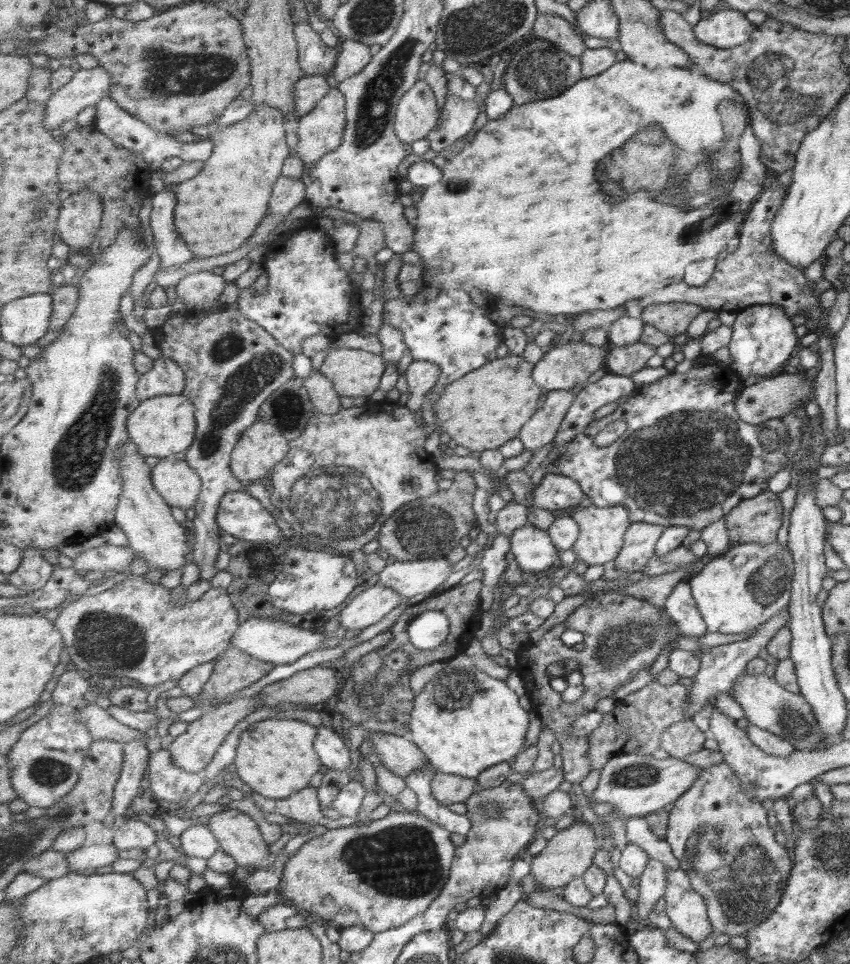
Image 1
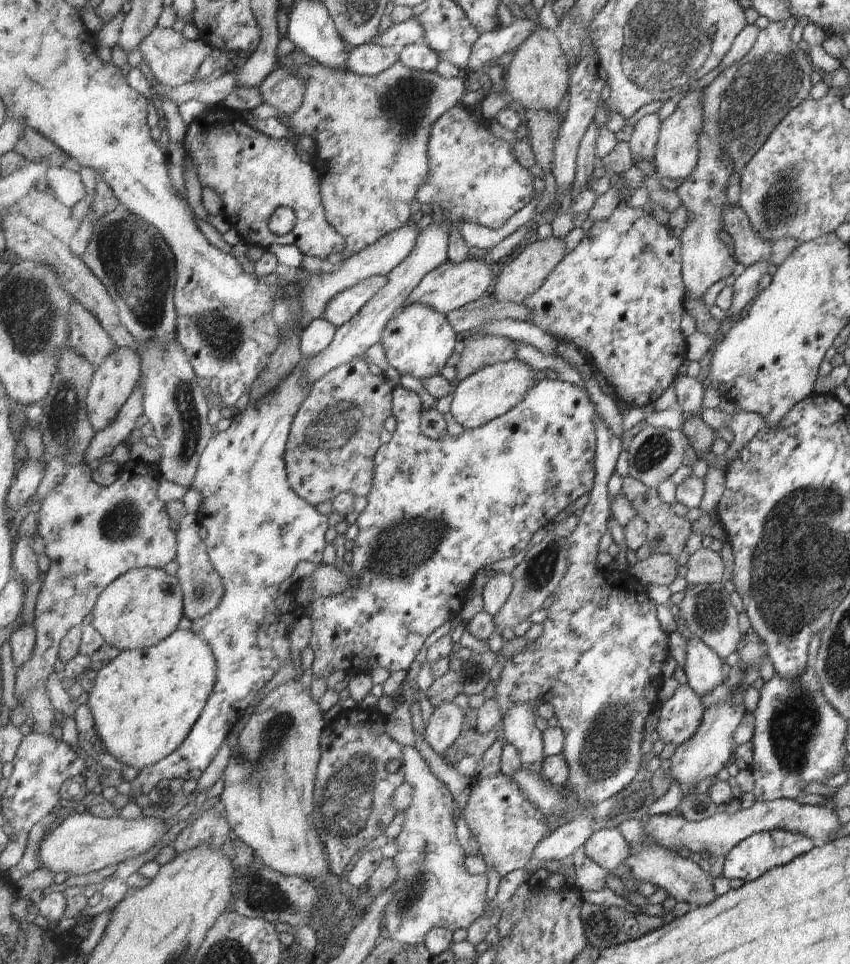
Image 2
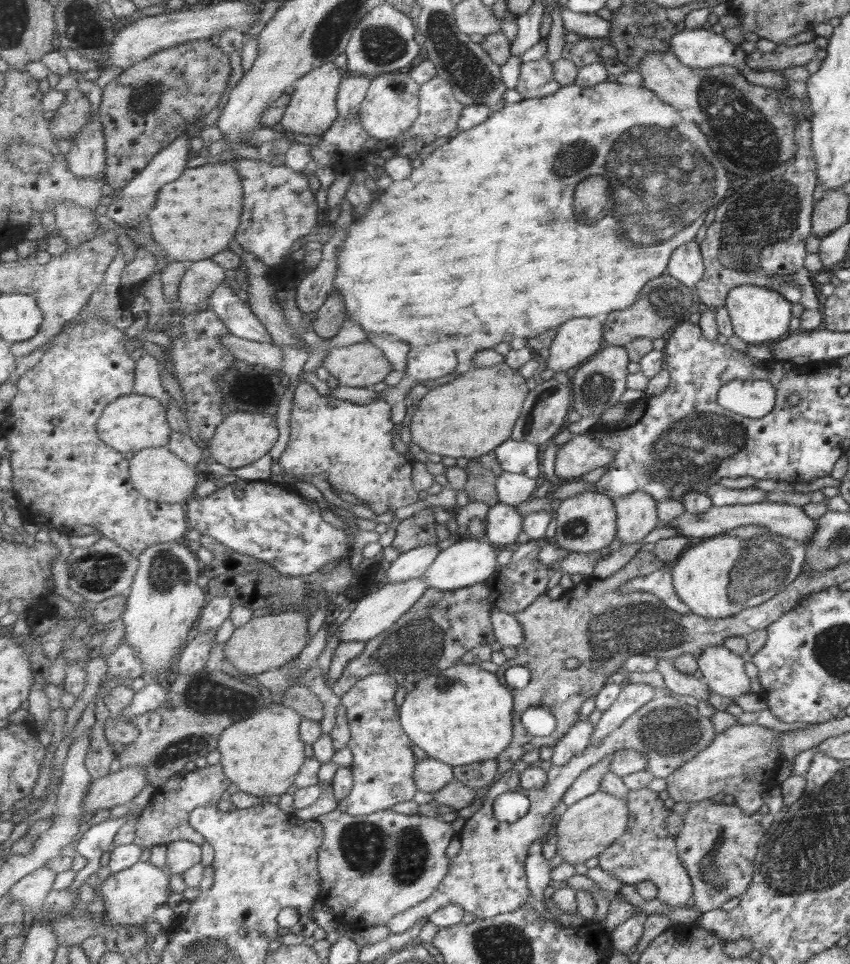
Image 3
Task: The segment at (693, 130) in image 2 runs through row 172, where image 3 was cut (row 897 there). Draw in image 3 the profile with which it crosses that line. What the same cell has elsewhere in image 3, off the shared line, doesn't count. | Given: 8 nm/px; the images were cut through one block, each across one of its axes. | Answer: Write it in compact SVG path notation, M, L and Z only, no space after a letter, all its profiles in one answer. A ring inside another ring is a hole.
M645 788L631 790L628 800L630 823L625 834L598 856L601 869L613 874L625 885L635 885L643 881L653 881L660 890L658 899L667 906L685 907L692 898L692 883L689 871L681 862L676 847L676 838L669 834L670 811L665 808L657 792Z

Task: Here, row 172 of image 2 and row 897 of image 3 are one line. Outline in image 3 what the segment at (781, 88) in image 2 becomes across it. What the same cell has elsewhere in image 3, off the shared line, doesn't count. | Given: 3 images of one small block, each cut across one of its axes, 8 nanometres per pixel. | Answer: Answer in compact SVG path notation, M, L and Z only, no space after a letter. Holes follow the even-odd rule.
M709 799L689 803L685 826L676 838L681 862L689 871L693 909L700 913L719 909L731 896L742 896L752 882L752 860L768 832L740 807L713 803Z

